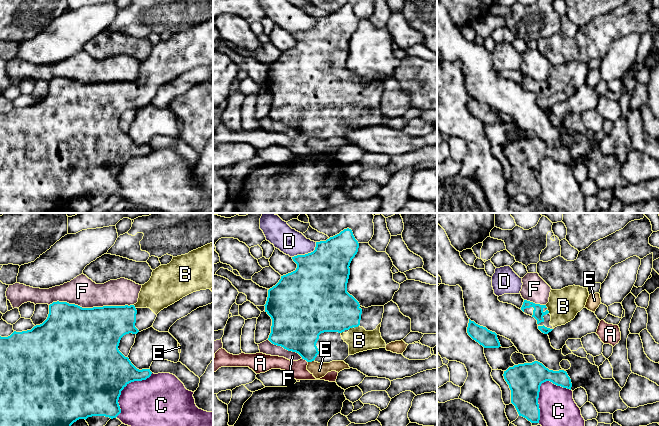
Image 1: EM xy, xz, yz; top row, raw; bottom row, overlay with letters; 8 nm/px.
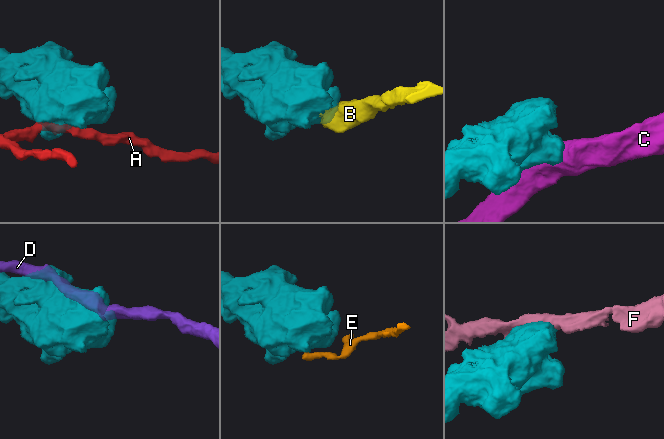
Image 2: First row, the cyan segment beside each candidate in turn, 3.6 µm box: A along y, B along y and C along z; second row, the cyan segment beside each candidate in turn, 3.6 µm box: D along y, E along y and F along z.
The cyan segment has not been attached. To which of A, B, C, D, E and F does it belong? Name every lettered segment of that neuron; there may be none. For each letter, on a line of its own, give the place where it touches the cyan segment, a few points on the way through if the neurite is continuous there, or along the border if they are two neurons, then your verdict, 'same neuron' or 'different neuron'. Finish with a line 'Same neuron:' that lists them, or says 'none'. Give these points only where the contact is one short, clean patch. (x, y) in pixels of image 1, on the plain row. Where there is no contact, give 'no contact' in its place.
A: meets cyan in xz at (305, 135); border along xz (302, 134), (307, 138); different neuron
B: meets cyan in xz at (356, 102); runs through xz (331, 84), (342, 88), (356, 102), (357, 114), (359, 116); same neuron
C: meets cyan in yz at (539, 165); different neuron
D: meets cyan in xz at (306, 30); different neuron
E: meets cyan in xz at (310, 137); border along xz (313, 136), (308, 138); different neuron
F: meets cyan in xy at (91, 84); different neuron
Same neuron: B

